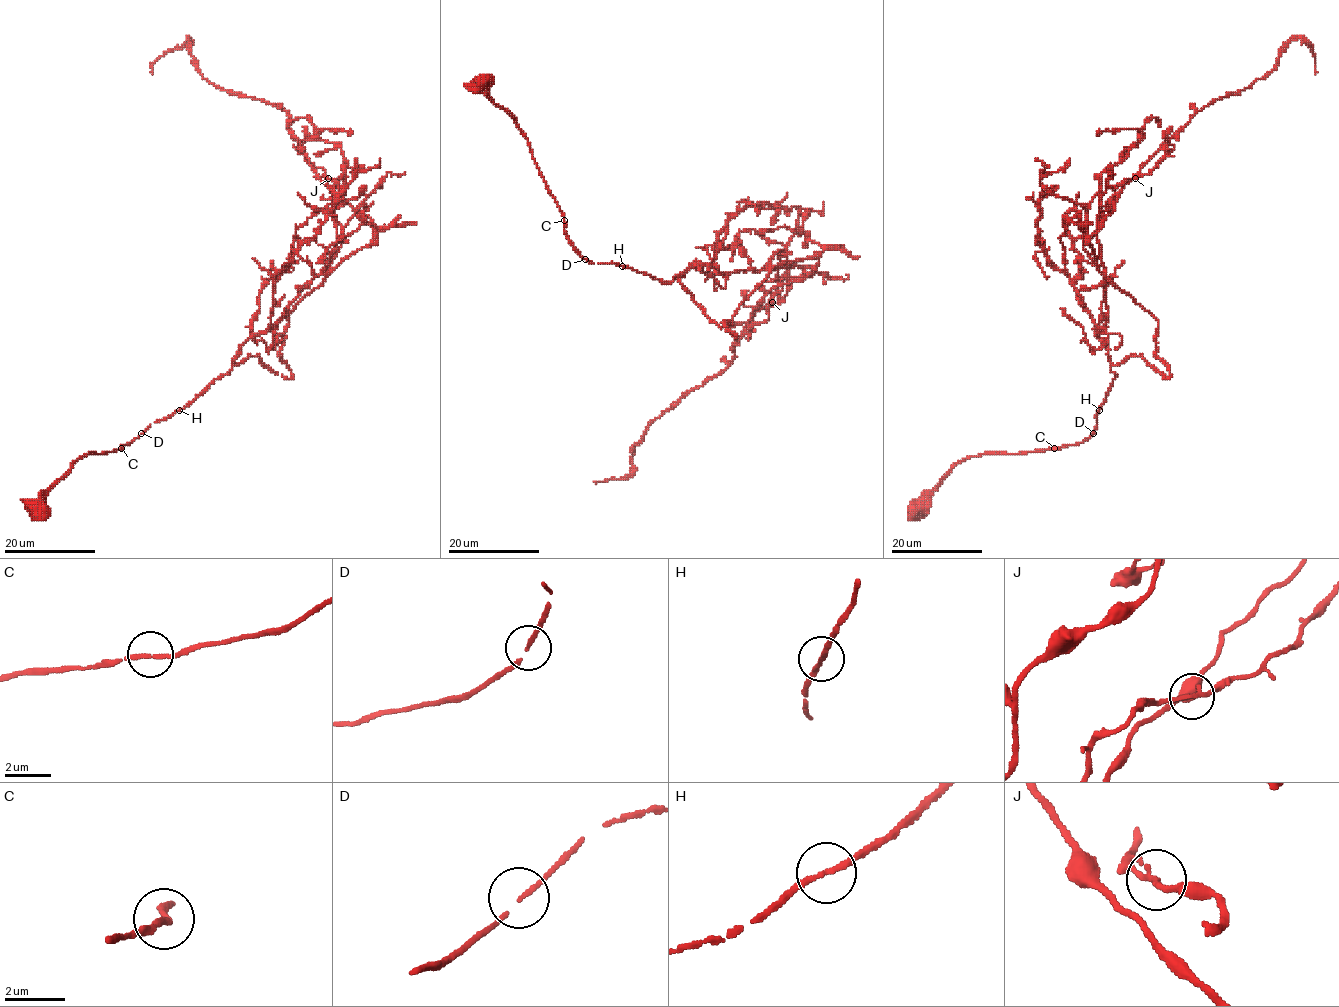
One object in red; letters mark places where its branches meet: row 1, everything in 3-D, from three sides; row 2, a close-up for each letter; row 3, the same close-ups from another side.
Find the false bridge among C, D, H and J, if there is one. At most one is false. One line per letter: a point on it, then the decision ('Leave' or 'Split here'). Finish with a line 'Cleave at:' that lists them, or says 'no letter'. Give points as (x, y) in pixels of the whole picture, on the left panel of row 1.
C: Place: (121, 448). Leave
D: Place: (141, 433). Leave
H: Place: (179, 410). Leave
J: Place: (328, 178). Leave
Cleave at: no letter

